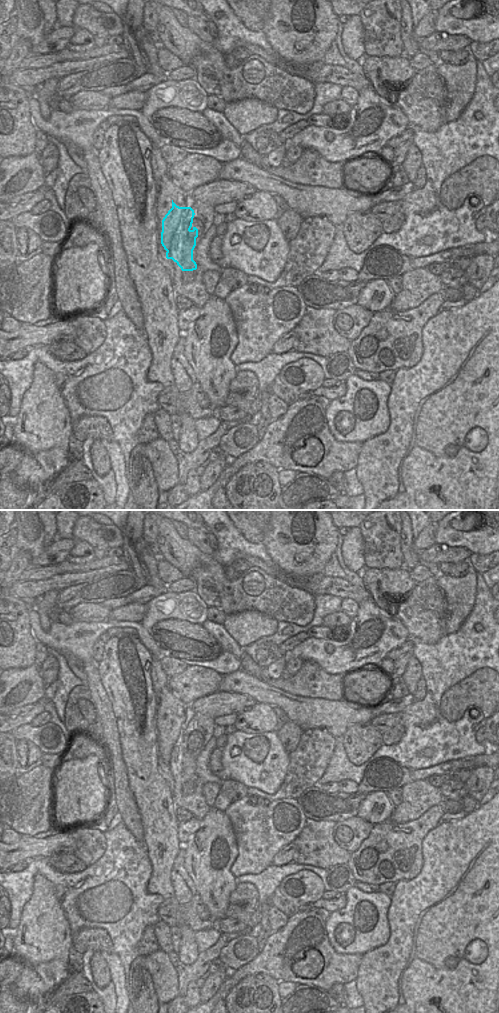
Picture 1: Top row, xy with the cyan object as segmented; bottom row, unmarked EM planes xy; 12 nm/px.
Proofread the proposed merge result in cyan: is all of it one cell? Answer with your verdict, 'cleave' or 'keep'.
cleave

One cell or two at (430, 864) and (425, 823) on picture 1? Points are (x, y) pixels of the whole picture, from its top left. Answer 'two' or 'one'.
two

